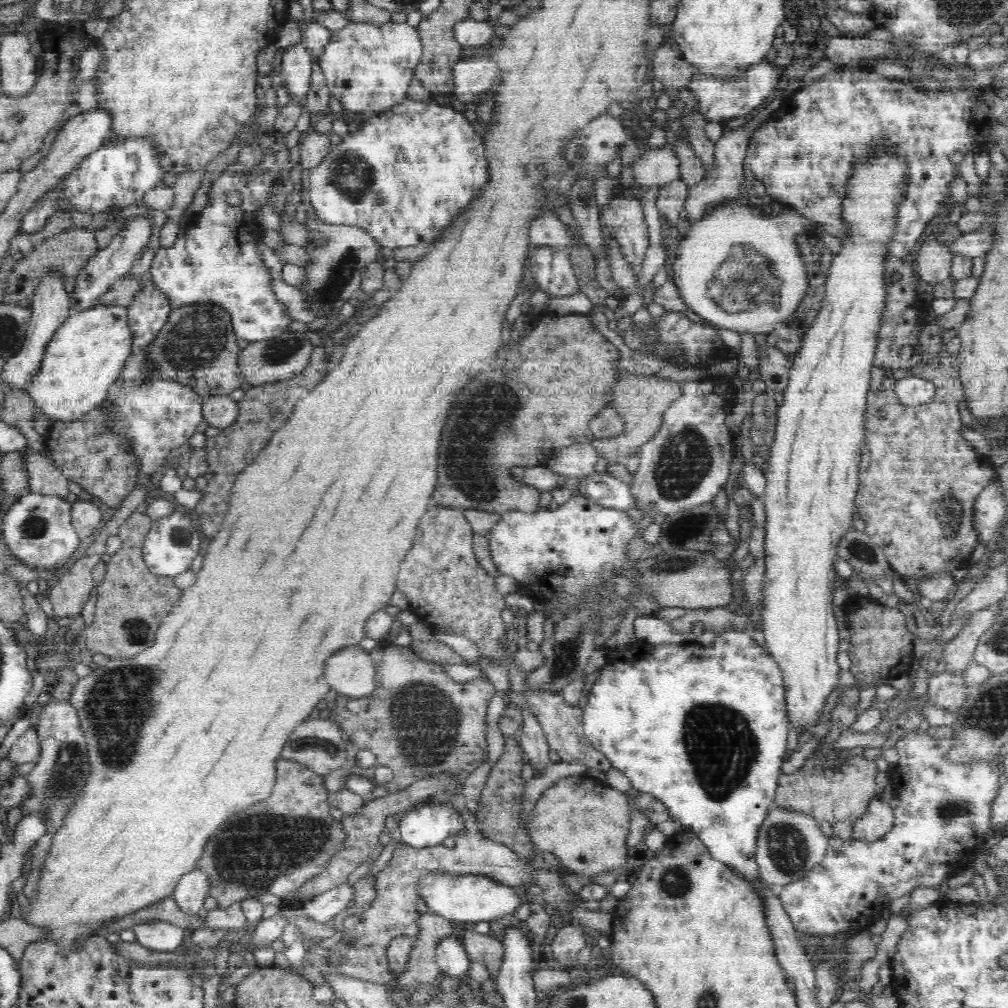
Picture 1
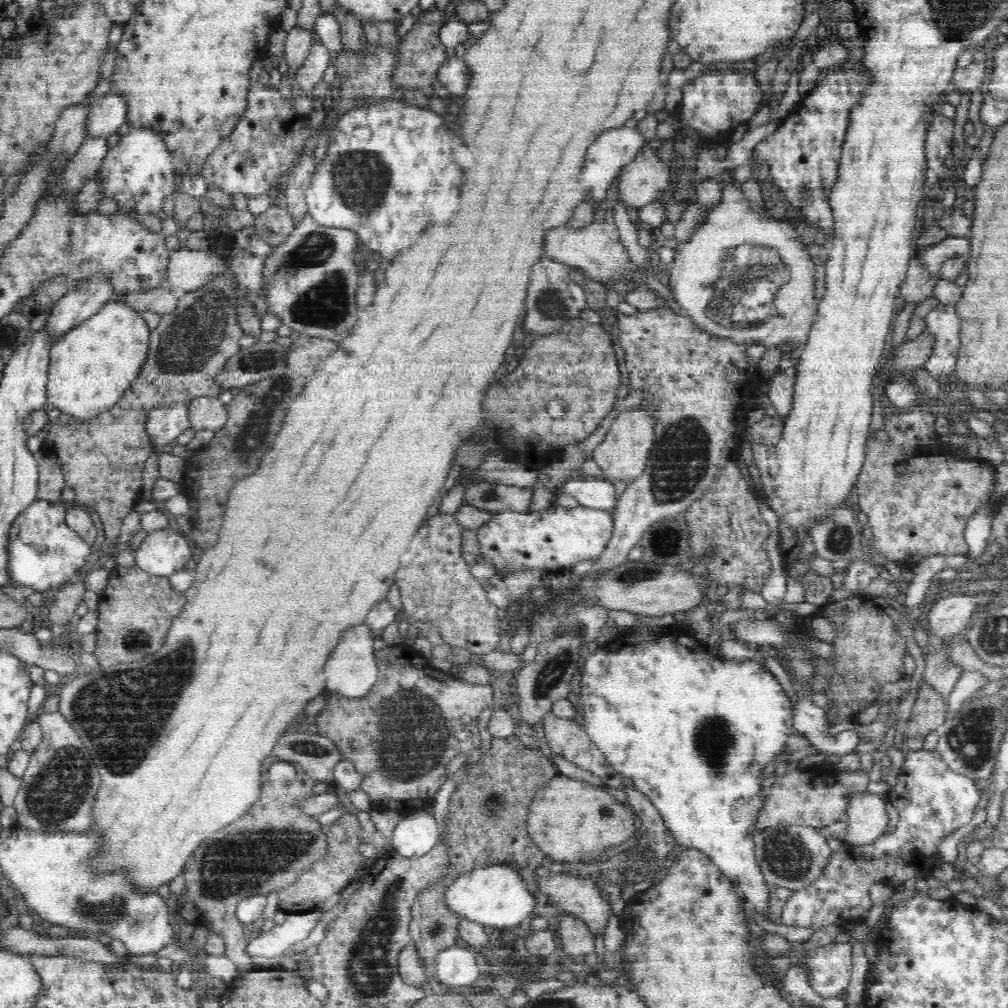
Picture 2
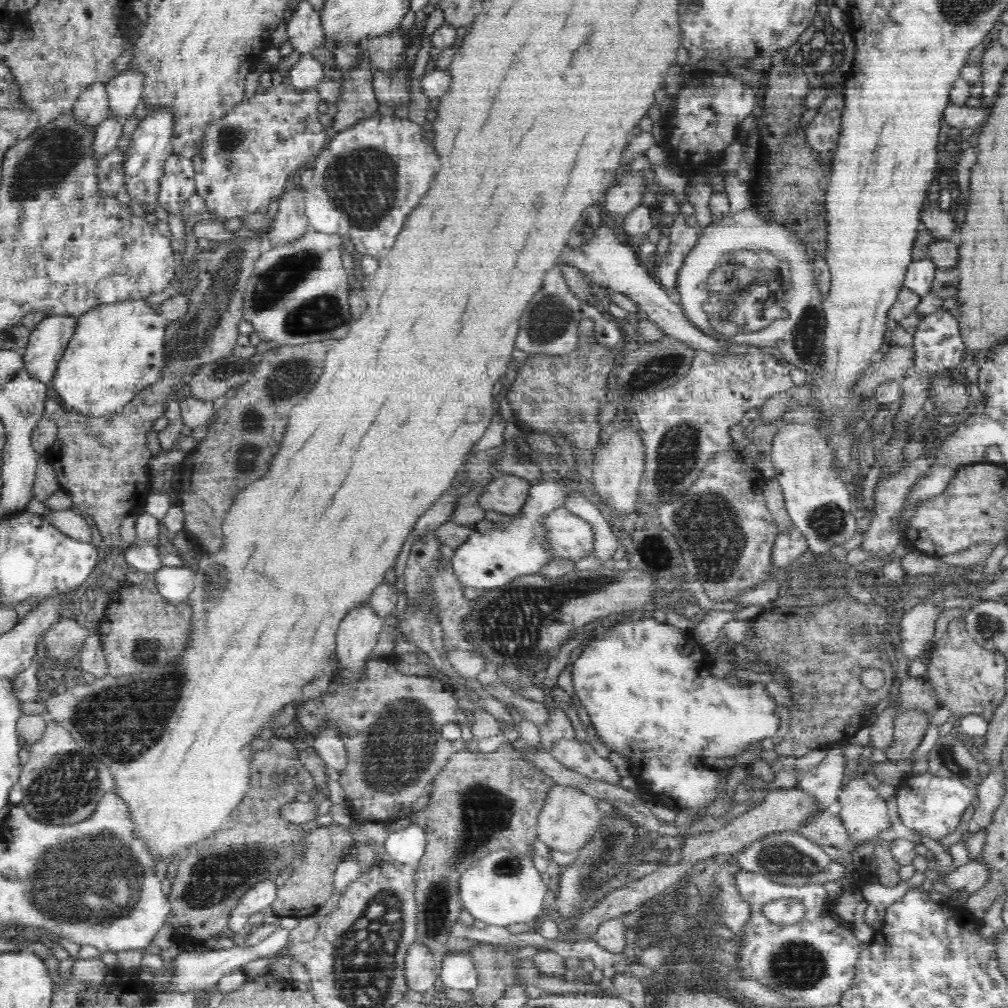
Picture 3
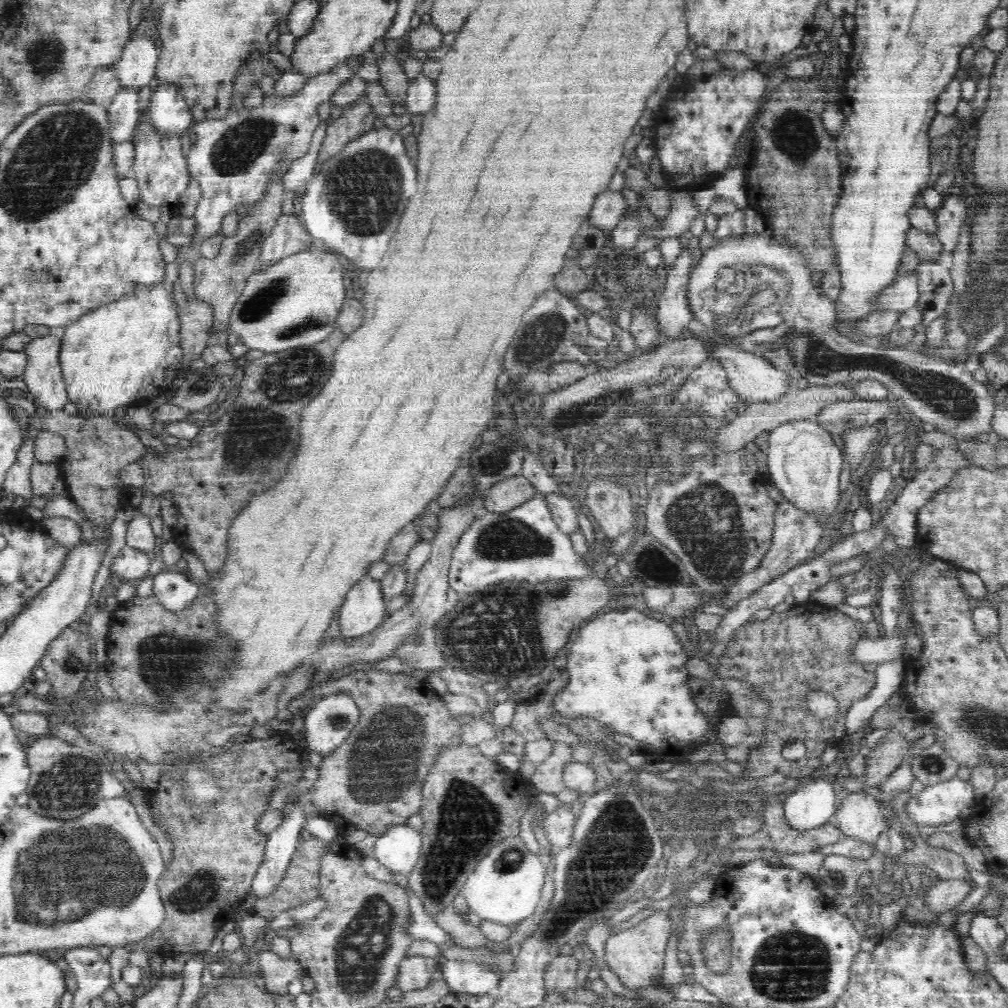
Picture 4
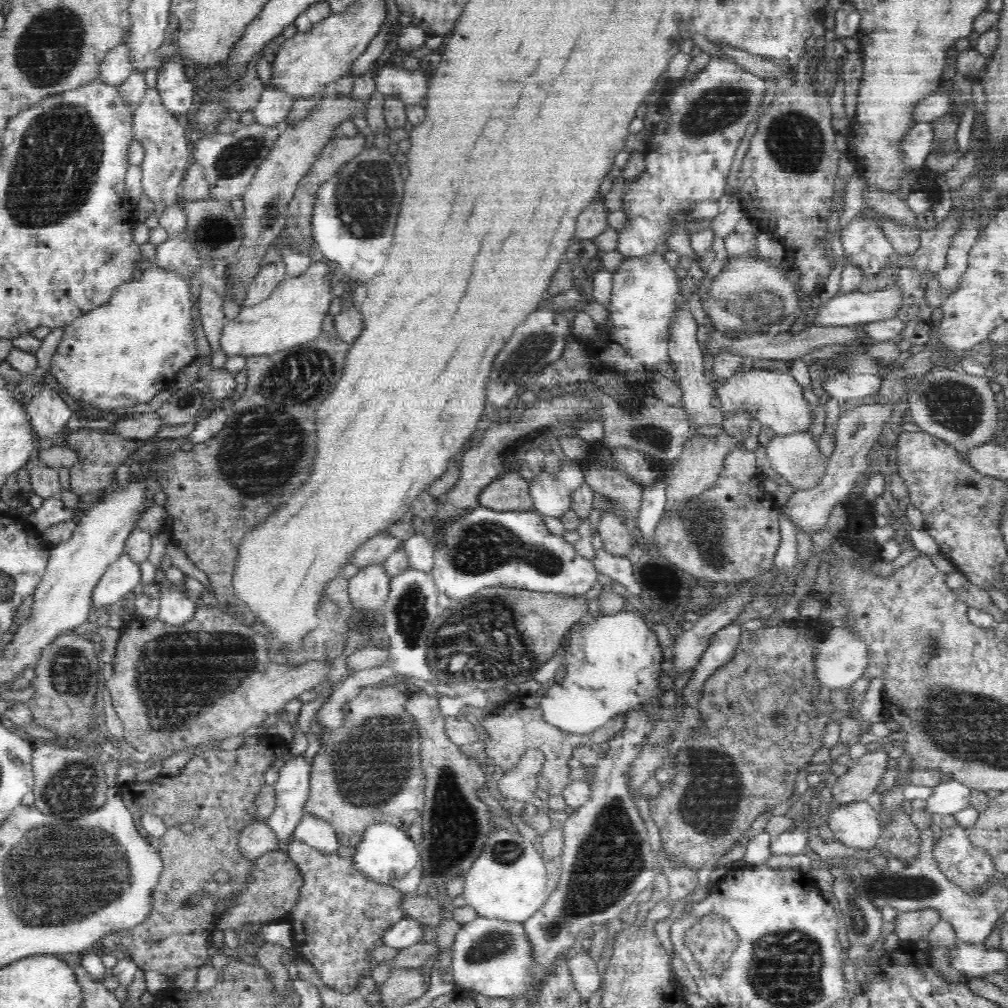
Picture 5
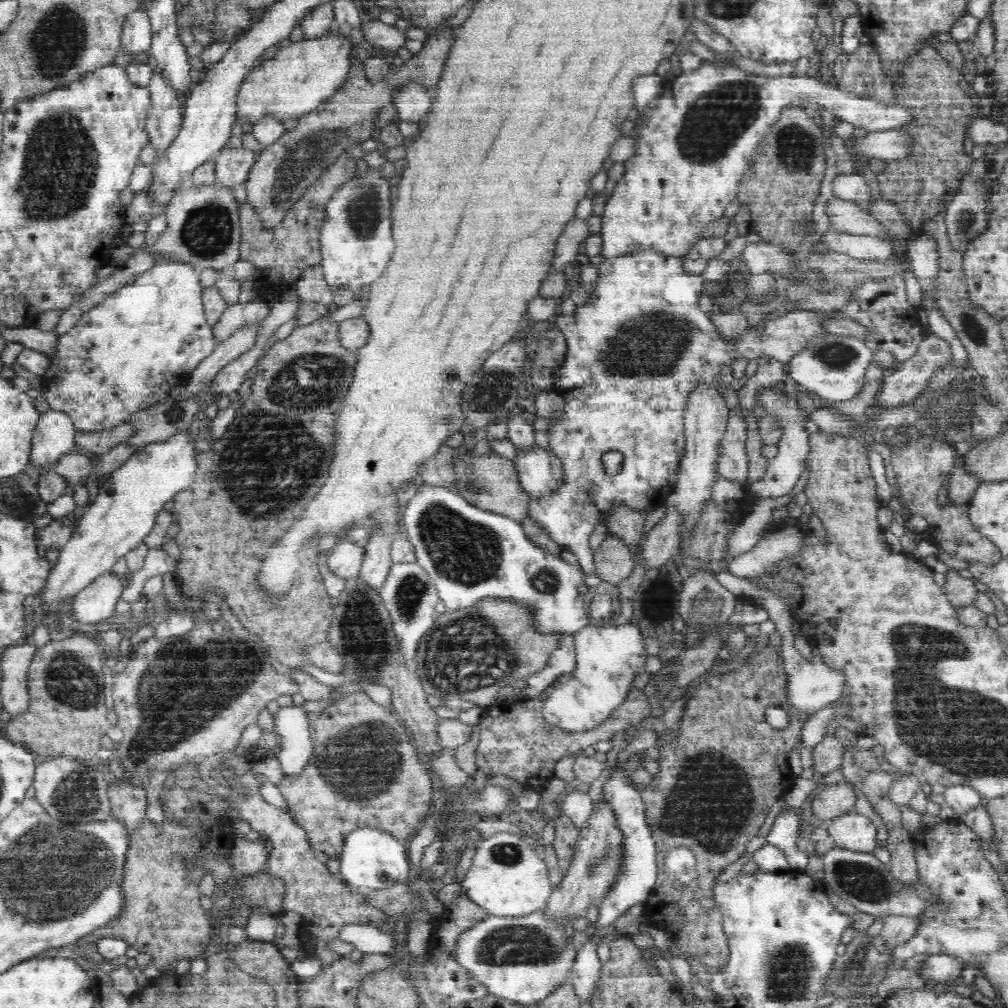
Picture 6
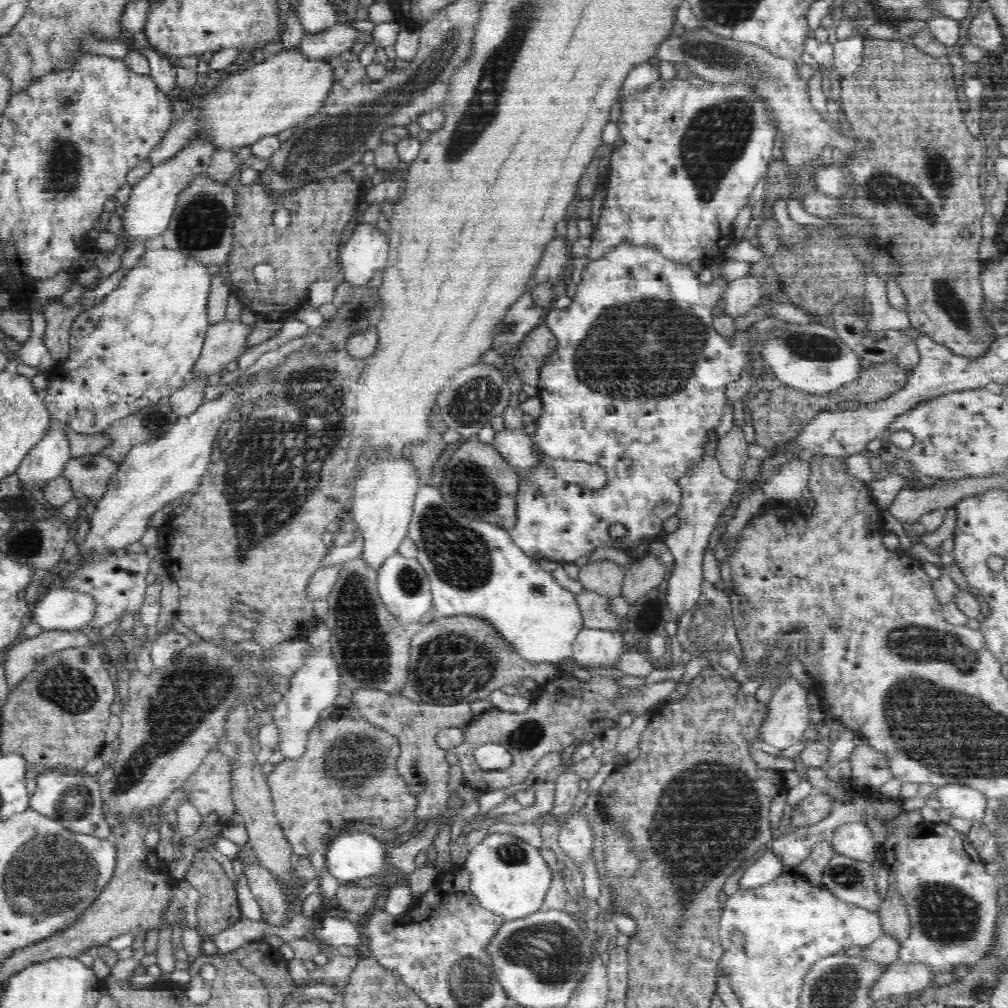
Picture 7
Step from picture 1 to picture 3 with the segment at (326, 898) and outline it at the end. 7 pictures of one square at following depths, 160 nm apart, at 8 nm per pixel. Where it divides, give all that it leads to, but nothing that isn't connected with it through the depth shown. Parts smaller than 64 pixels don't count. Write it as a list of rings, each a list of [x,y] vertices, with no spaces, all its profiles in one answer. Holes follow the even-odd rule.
[[[278,927],[269,937],[249,947],[235,944],[232,948],[226,950],[211,949],[204,952],[183,950],[175,957],[174,973],[170,986],[166,990],[160,990],[160,992],[153,989],[153,992],[155,992],[156,997],[158,994],[194,993],[199,995],[206,989],[215,988],[222,976],[240,970],[241,967],[248,964],[251,960],[256,960],[263,956],[283,955],[286,948],[288,948],[288,944],[290,944],[288,940],[289,935],[289,931],[286,928]]]

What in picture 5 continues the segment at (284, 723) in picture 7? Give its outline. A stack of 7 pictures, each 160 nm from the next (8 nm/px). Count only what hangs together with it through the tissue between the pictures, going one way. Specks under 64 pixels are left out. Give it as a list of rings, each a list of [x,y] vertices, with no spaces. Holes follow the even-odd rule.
[[[302,754],[294,755],[279,770],[280,776],[278,776],[278,781],[274,785],[276,806],[266,821],[278,837],[279,848],[286,847],[290,841],[294,840],[293,832],[302,822],[303,816],[306,815],[306,802],[308,796],[310,796],[310,773],[311,764]]]

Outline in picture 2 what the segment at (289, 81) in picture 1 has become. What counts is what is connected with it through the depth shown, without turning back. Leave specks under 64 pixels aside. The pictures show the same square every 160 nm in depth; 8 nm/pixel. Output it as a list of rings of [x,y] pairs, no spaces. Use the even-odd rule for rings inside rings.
[[[294,27],[287,31],[285,40],[285,59],[290,73],[298,72],[312,50],[314,29]]]

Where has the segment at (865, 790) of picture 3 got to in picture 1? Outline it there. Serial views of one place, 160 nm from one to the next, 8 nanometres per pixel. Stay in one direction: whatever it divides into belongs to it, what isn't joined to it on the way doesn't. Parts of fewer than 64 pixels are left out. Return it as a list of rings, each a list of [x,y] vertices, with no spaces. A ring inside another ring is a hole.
[[[881,798],[871,800],[867,811],[853,823],[853,836],[856,840],[872,842],[880,840],[894,824],[894,809]]]

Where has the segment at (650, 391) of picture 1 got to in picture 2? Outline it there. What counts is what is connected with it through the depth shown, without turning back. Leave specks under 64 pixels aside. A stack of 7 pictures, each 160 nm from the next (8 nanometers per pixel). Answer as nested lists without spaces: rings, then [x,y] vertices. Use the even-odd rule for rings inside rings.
[[[641,404],[638,410],[620,413],[612,422],[604,440],[593,451],[592,459],[602,470],[604,479],[612,484],[626,481],[633,482],[642,472],[649,460],[649,453],[655,441],[654,423],[656,418],[651,414],[653,410]]]

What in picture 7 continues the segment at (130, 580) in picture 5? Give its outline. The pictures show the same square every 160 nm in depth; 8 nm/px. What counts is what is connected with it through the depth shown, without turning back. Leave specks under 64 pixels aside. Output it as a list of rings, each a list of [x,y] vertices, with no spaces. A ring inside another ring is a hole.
[[[52,586],[35,603],[27,621],[46,631],[84,630],[92,615],[95,615],[94,611],[95,602],[89,594]]]

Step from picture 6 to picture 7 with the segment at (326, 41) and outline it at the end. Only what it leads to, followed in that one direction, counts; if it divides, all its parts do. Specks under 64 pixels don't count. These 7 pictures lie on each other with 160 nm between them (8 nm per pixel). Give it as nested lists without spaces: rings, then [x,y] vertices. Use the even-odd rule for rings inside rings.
[[[284,49],[247,69],[234,69],[209,93],[202,94],[198,102],[191,103],[191,109],[183,114],[180,122],[176,121],[166,131],[160,144],[149,152],[149,162],[156,167],[170,161],[194,138],[205,136],[216,151],[237,150],[250,147],[264,136],[293,129],[320,110],[334,82],[334,65],[330,64],[328,58],[308,57],[298,49]]]

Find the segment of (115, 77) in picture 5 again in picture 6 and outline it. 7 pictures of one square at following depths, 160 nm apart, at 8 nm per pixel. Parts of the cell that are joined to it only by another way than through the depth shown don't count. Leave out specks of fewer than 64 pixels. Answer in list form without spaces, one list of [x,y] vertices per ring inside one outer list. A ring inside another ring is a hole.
[[[138,9],[131,12],[124,21],[122,38],[114,65],[126,68],[135,62],[136,54],[151,50],[151,22],[146,10]],[[123,50],[123,54],[120,52]],[[131,54],[134,54],[131,56]]]

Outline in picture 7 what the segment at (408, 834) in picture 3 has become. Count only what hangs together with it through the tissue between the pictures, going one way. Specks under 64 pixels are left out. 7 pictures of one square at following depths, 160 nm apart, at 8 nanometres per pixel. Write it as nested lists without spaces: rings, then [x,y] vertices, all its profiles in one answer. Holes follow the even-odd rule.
[[[353,831],[351,833],[340,833],[340,836],[335,838],[335,842],[331,844],[324,856],[326,856],[328,874],[332,874],[341,883],[377,878],[379,882],[387,886],[393,880],[388,876],[387,870],[390,863],[388,863],[388,853],[384,852],[382,841],[378,841],[369,833]]]

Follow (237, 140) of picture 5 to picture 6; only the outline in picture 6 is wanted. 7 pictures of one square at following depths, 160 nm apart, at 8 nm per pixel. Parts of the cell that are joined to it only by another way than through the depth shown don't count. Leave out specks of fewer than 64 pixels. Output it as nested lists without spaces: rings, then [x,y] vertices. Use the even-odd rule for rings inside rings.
[[[224,147],[214,154],[213,160],[217,184],[233,188],[236,184],[243,184],[248,180],[252,165],[256,162],[256,154],[243,147],[240,149]]]

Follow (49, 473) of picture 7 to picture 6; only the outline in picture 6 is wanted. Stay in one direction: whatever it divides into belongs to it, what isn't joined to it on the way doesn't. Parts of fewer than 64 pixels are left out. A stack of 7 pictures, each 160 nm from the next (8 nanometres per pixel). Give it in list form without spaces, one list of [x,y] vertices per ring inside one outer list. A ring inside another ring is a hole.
[[[50,408],[40,414],[32,439],[32,466],[51,469],[62,456],[73,452],[76,429],[64,412]]]

